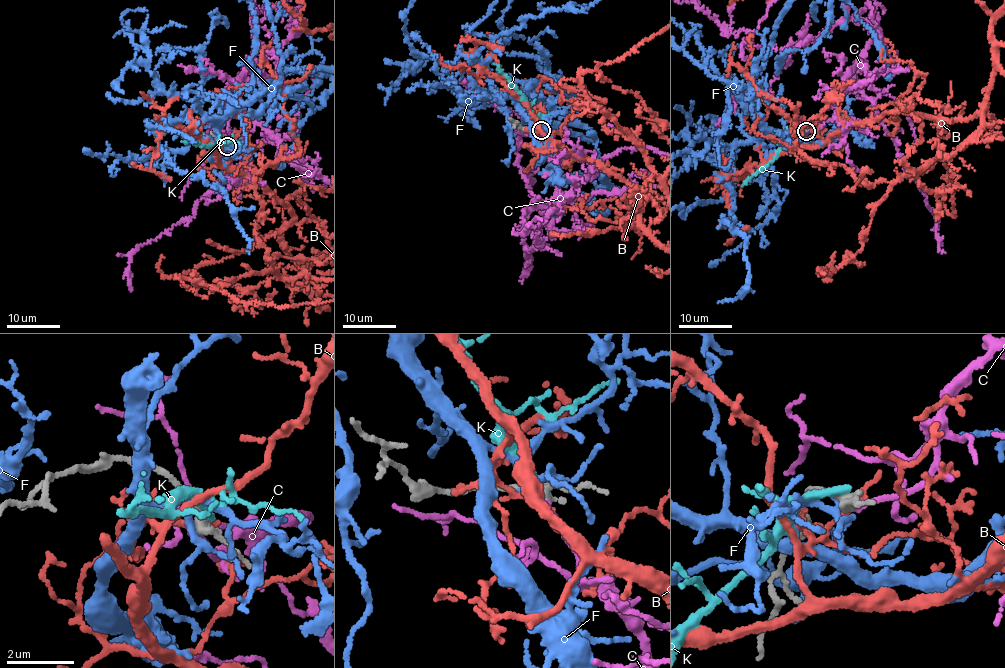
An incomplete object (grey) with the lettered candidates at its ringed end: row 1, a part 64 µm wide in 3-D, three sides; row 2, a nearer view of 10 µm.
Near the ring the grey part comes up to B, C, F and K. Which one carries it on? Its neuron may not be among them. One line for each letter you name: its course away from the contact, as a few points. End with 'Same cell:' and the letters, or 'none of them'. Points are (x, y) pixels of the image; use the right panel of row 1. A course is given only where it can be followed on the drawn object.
Same cell: C

